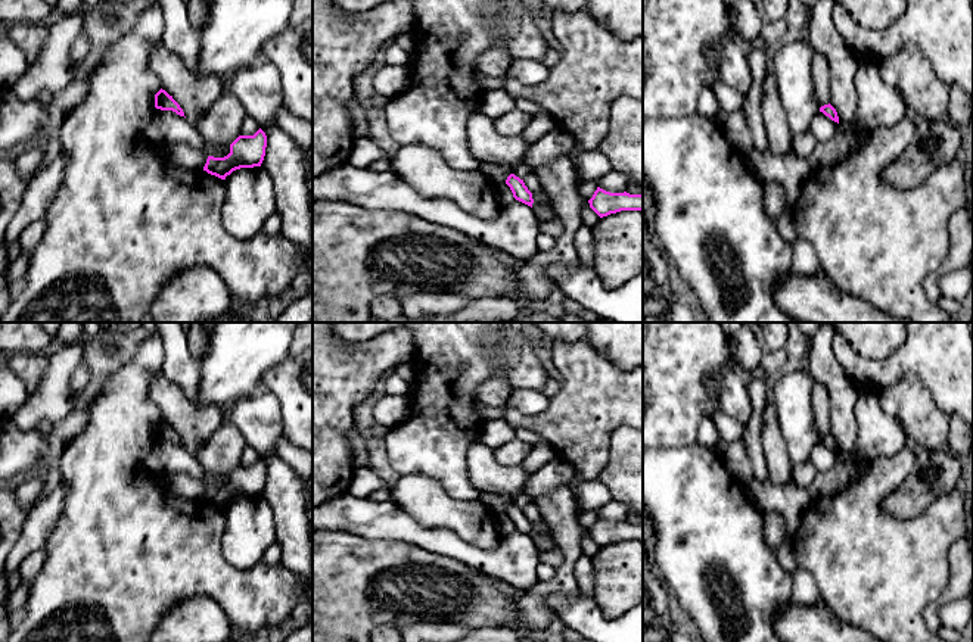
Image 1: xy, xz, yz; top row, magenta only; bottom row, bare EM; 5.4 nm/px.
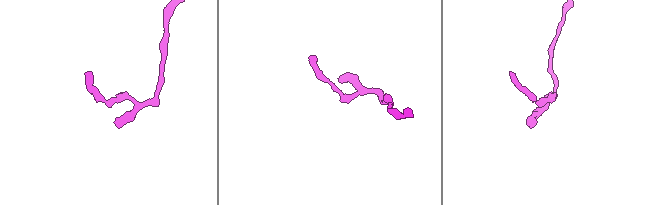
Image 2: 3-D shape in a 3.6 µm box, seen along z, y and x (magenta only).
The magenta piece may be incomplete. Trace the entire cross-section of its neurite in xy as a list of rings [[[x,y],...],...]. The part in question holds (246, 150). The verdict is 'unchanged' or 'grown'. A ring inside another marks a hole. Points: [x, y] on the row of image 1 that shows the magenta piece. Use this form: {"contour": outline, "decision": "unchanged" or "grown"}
{"contour": [[[261,128],[254,135],[239,135],[230,144],[230,153],[227,156],[208,156],[203,171],[226,180],[236,169],[261,166],[265,147],[267,135]]], "decision": "unchanged"}

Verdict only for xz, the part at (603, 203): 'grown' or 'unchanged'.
unchanged

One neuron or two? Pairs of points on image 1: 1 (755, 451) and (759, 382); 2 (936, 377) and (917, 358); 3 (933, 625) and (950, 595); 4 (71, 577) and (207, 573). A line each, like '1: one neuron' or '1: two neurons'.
1: one neuron
2: one neuron
3: one neuron
4: one neuron

